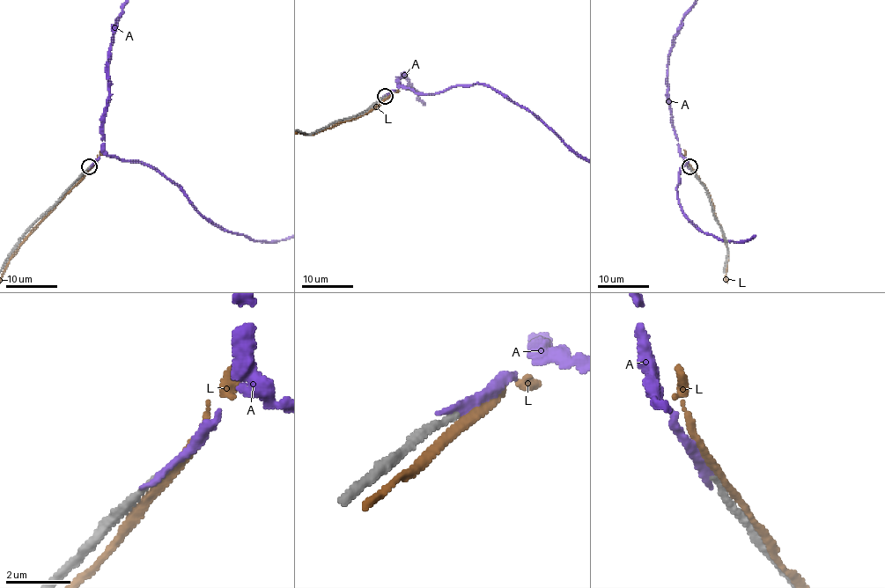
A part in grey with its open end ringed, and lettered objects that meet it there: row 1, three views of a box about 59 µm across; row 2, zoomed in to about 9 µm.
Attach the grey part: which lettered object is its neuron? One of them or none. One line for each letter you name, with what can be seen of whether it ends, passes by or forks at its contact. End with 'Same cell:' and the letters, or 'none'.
A: it ends
Same cell: A

